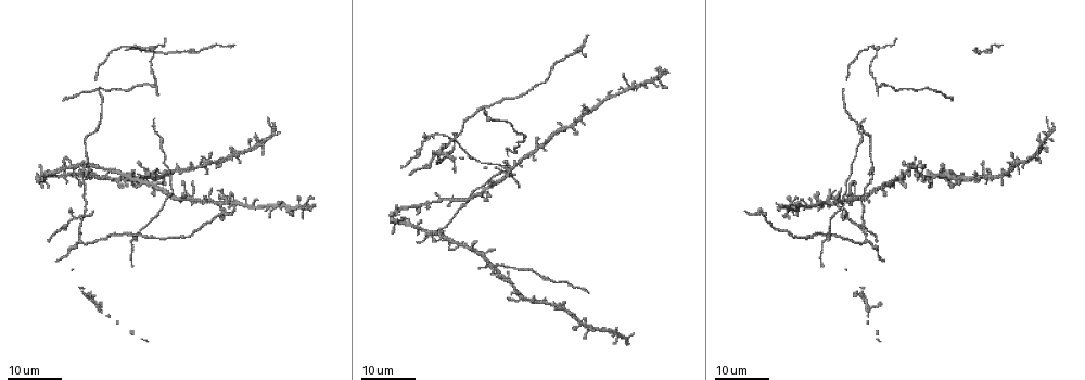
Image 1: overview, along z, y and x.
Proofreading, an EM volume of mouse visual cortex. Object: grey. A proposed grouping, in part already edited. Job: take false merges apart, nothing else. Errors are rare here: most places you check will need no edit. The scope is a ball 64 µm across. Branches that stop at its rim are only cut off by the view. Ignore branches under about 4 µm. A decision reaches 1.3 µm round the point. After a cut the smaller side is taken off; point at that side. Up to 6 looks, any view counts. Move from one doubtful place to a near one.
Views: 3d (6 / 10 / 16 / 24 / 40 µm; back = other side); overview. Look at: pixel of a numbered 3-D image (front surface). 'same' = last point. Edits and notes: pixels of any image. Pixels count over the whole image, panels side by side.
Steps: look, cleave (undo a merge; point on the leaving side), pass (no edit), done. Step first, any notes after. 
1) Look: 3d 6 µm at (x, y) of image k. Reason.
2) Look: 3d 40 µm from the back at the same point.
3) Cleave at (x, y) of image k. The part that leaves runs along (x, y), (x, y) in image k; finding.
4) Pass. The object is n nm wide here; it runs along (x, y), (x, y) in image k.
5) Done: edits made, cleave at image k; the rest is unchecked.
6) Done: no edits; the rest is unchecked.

Look: 3d 16 µm at (154, 82) of image 1. Two arms in line, one across.

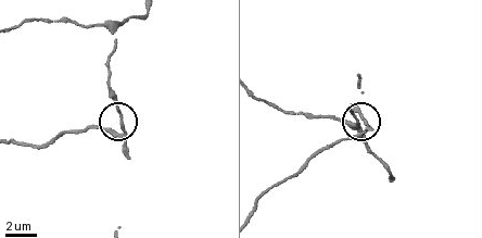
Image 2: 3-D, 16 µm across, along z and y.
Look: 3d 10 µm at (122, 124) of image 2.

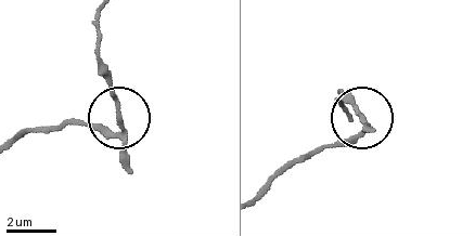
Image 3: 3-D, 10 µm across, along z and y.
Cleave at (91, 127) of image 3. The object is 130 nm wide here; a second neuron is stuck on.

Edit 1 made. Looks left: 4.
Look: overview.

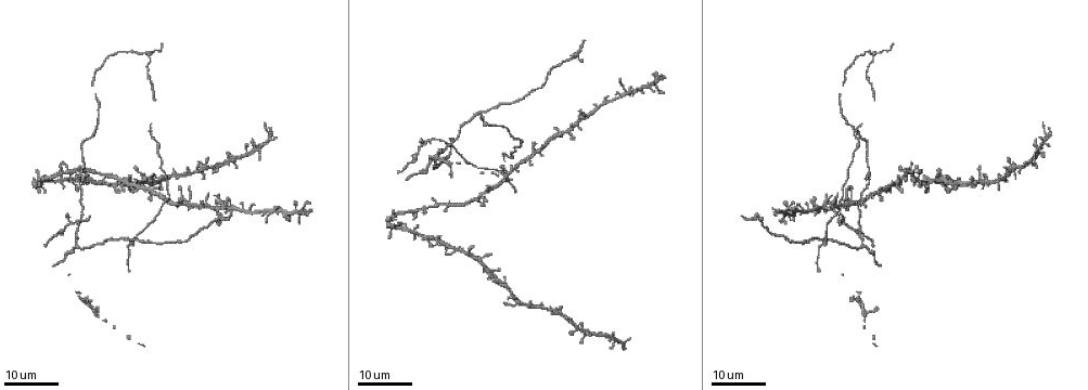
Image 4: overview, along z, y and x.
Look: 3d 16 µm at (873, 56) of image 4. Three arms meet.

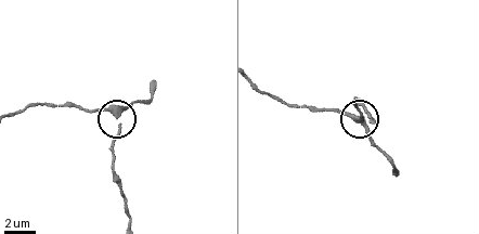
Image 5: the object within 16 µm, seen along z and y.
Look: 3d 10 µm at (119, 117) of image 5. Closer look.

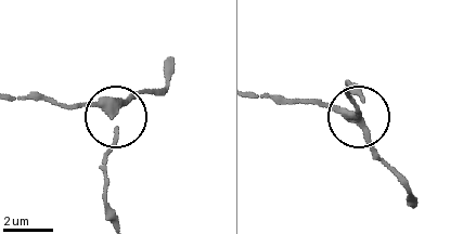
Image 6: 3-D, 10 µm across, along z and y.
Look: 3d 6 µm at (112, 114) of image 6.

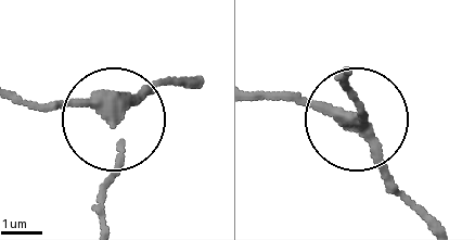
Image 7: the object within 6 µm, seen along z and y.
Pass. The side arm is 5 µm long; it runs along (16, 100), (79, 100), (113, 117), (158, 83) in image 7; all the same neuron.

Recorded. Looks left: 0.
Done: edits made, cleave at image 3; the rest is unchecked.

